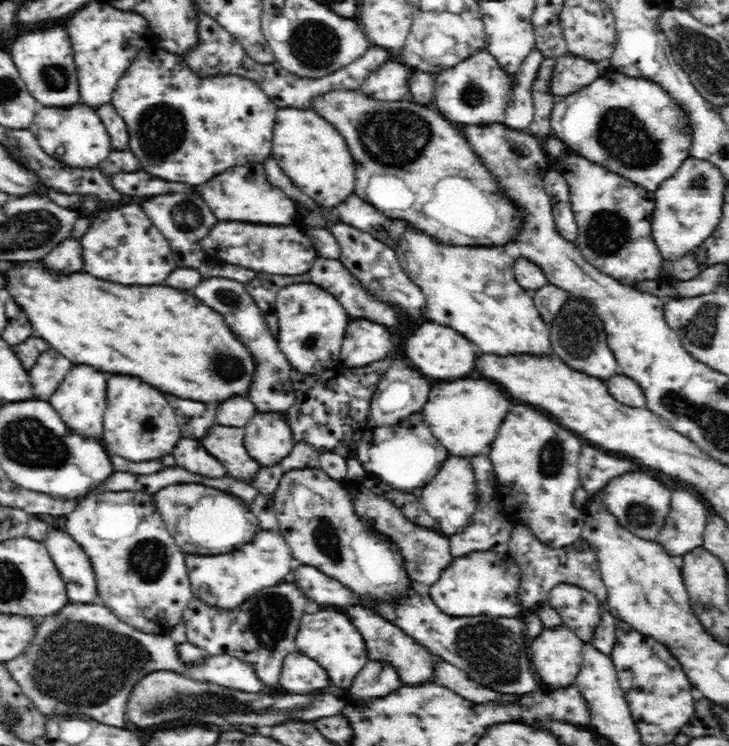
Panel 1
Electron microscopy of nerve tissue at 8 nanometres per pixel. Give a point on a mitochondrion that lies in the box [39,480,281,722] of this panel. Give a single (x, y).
(148, 559)

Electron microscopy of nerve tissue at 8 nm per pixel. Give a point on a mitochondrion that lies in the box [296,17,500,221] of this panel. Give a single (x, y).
(380, 133)

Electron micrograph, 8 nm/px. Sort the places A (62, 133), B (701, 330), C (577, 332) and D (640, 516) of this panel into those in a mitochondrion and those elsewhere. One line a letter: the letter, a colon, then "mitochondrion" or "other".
A: other
B: mitochondrion
C: mitochondrion
D: mitochondrion

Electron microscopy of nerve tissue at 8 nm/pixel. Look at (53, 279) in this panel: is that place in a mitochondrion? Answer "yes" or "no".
no

